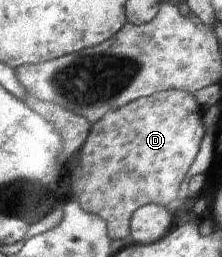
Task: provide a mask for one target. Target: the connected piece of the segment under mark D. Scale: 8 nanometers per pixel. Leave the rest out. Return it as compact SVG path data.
M169 89L167 93L159 93L159 97L141 97L131 105L123 105L123 109L115 109L115 113L107 113L107 117L97 121L95 129L91 129L91 141L79 149L77 159L74 155L65 163L71 173L74 199L87 213L105 219L107 225L110 225L109 234L115 239L128 240L130 220L134 212L144 205L161 205L174 217L177 213L179 185L199 153L203 133L205 129L201 103L193 93L181 89Z

